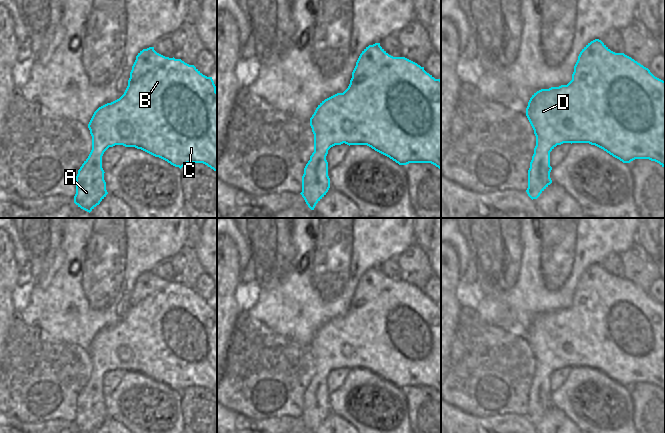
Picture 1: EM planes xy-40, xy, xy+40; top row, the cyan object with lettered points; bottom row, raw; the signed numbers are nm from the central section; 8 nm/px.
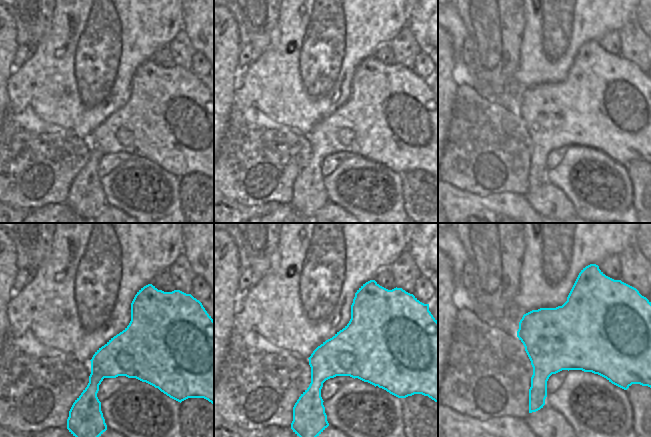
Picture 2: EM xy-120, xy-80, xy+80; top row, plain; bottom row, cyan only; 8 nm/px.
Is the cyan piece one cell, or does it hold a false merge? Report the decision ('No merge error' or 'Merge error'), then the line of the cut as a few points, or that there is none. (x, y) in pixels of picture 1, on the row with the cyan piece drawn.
No merge error. No split.

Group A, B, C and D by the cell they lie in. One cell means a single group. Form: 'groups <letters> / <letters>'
groups A B C D

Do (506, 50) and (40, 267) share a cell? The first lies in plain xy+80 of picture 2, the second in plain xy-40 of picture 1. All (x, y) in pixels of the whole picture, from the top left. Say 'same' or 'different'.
same

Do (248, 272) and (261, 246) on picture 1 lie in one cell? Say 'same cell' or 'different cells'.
different cells

